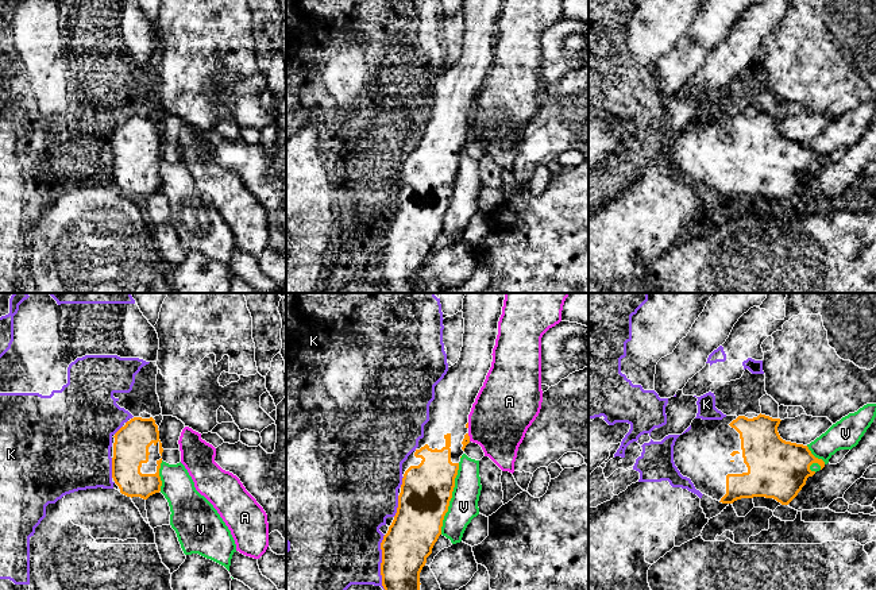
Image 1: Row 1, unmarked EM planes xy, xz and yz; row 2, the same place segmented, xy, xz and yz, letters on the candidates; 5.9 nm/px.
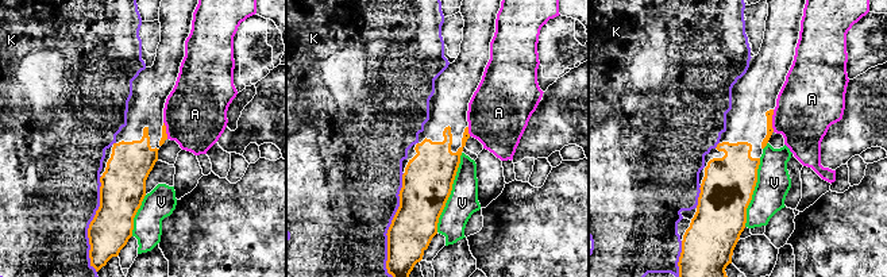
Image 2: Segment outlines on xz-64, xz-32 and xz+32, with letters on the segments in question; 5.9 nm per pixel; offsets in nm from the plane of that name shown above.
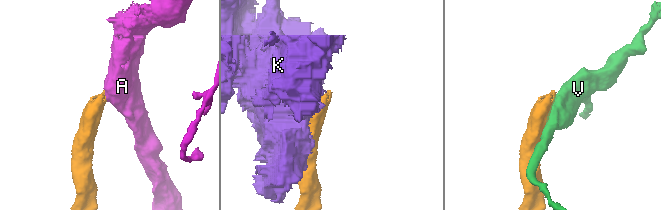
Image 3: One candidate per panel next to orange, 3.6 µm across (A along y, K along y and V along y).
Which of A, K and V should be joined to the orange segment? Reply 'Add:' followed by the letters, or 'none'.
Add: none

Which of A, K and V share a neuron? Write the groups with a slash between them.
A / K / V

